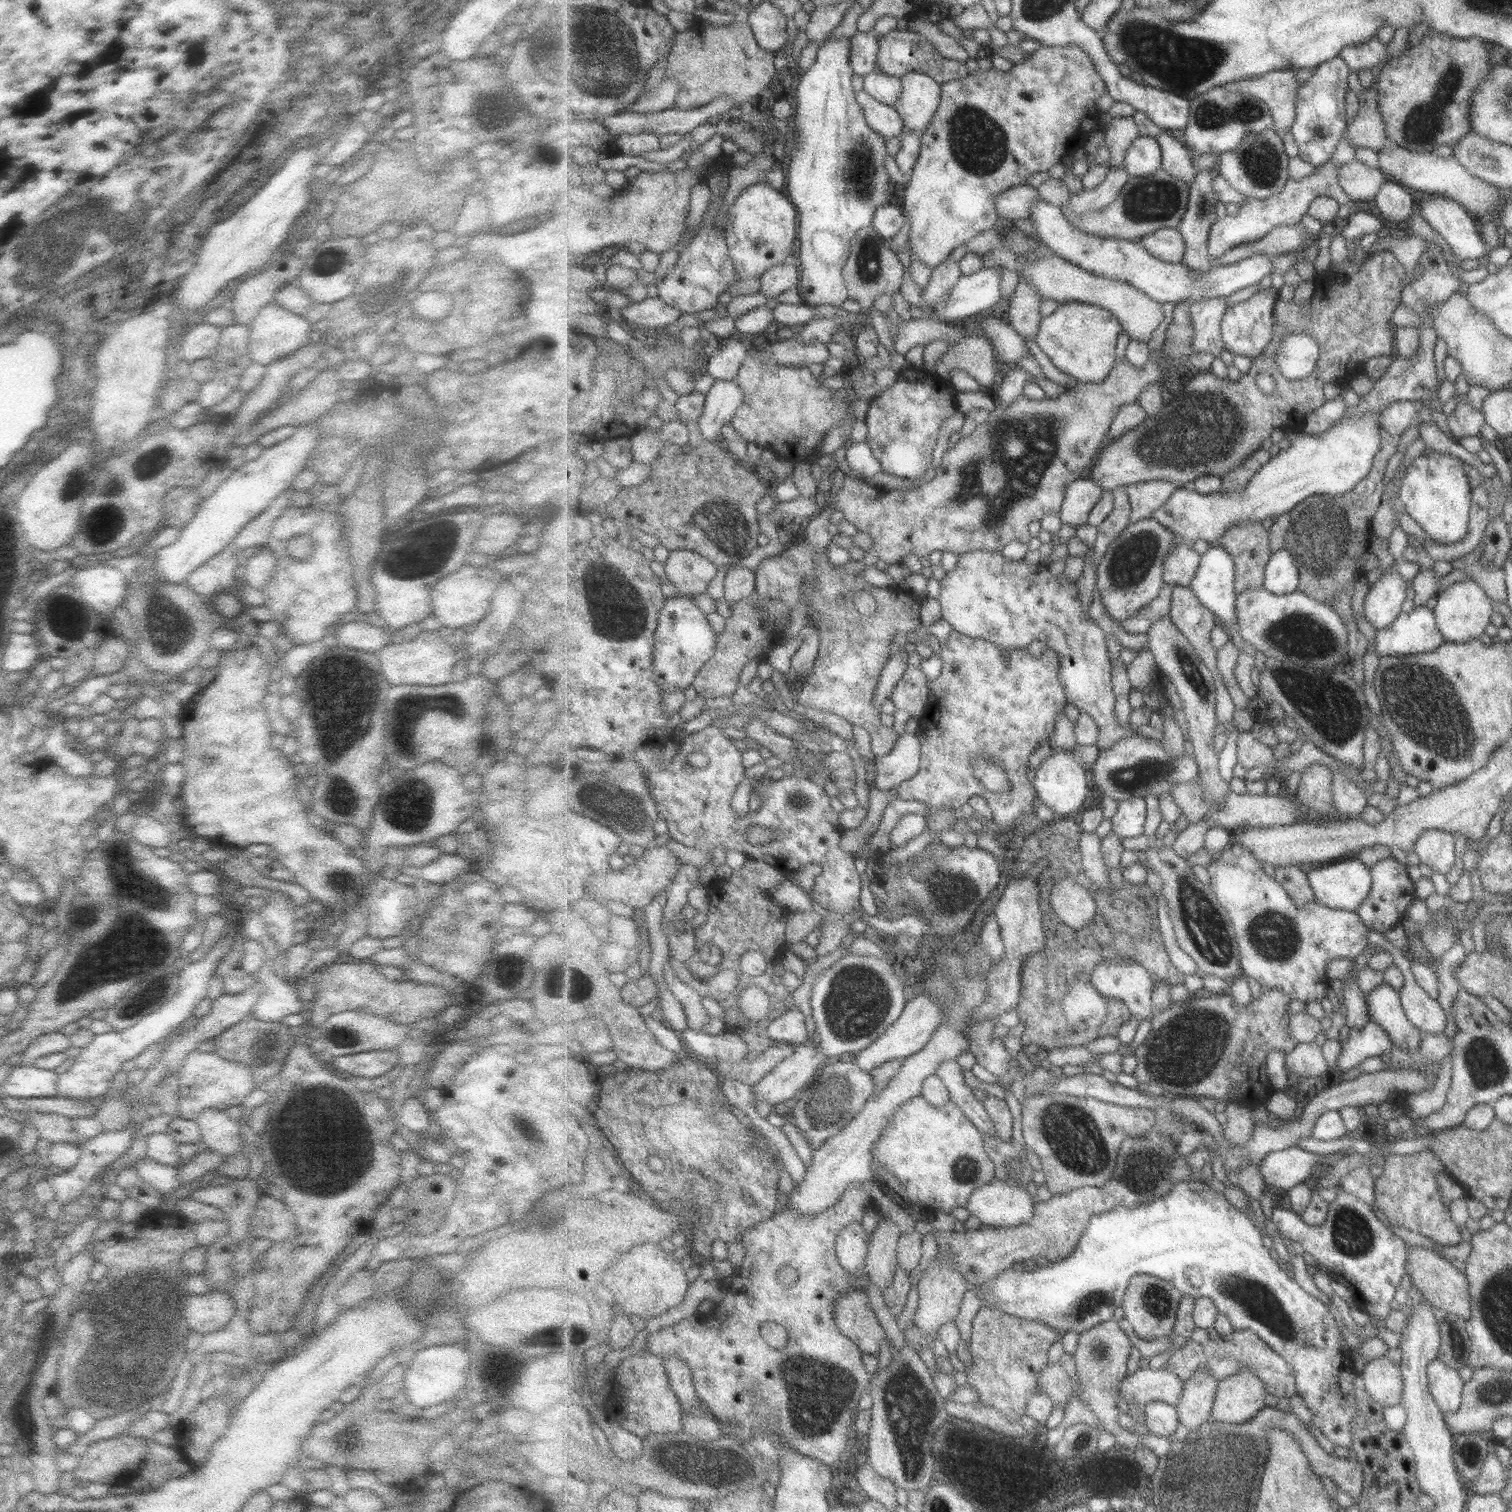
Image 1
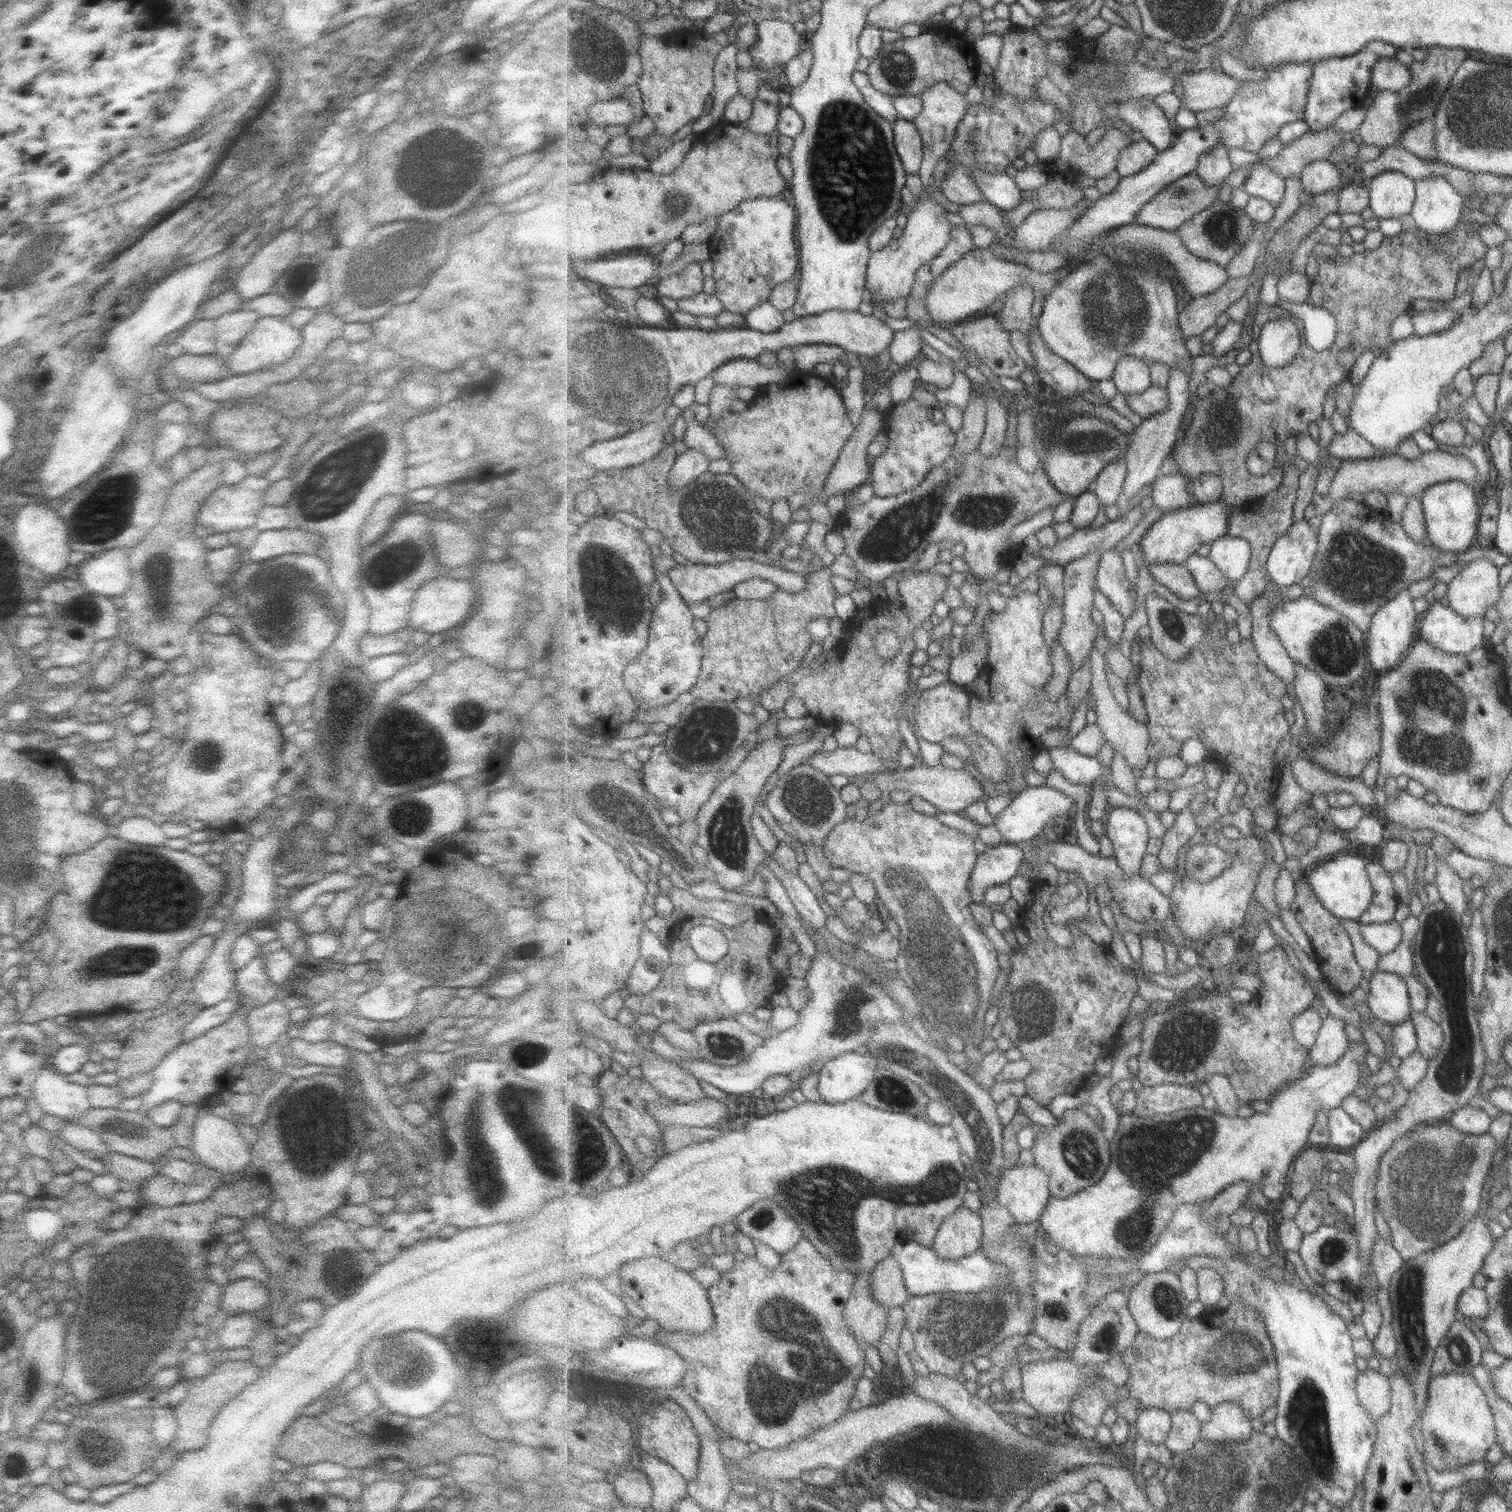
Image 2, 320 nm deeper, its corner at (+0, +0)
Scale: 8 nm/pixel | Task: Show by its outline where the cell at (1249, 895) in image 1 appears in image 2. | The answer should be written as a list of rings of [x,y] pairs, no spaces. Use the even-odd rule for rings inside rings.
[[[1395,921],[1377,924],[1360,924],[1365,940],[1382,956],[1395,952],[1403,942],[1404,932]]]

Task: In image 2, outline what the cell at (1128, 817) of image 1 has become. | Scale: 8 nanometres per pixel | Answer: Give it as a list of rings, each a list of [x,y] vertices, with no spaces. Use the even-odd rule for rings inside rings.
[[[1122,806],[1111,808],[1104,821],[1114,857],[1126,872],[1125,876],[1139,876],[1147,842],[1152,837],[1145,818],[1137,810]]]

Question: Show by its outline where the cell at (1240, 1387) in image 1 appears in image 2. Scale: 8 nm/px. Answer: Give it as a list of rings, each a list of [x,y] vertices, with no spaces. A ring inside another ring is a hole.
[[[1225,1402],[1212,1409],[1211,1418],[1202,1423],[1202,1432],[1202,1440],[1228,1445],[1247,1442],[1253,1434],[1253,1426],[1241,1404]]]

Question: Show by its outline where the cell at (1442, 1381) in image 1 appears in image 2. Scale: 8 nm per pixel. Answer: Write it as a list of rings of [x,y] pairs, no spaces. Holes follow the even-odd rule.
[[[1447,1372],[1435,1376],[1430,1380],[1429,1400],[1426,1404],[1426,1410],[1422,1414],[1420,1430],[1422,1433],[1423,1458],[1426,1464],[1432,1466],[1439,1472],[1448,1470],[1457,1470],[1463,1468],[1466,1464],[1471,1464],[1483,1460],[1485,1452],[1496,1442],[1497,1433],[1493,1432],[1492,1410],[1487,1396],[1471,1373]]]

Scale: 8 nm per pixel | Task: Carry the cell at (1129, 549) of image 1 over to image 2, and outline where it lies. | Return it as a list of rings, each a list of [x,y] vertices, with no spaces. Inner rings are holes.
[[[1223,500],[1179,509],[1172,513],[1163,513],[1155,523],[1150,525],[1139,541],[1147,568],[1149,569],[1153,563],[1185,564],[1190,556],[1195,555],[1197,548],[1215,542],[1228,534],[1231,515],[1232,505]]]

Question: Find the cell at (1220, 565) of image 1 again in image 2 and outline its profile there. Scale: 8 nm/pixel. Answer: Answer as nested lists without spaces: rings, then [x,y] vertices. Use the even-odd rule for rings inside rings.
[[[1225,535],[1211,543],[1208,558],[1228,578],[1229,586],[1234,587],[1248,571],[1252,557],[1252,546],[1241,537]]]

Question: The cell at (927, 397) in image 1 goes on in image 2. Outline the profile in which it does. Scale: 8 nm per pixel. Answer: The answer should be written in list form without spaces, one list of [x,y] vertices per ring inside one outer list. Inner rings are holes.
[[[912,399],[909,403],[892,406],[887,411],[885,433],[888,445],[872,463],[870,484],[876,496],[895,496],[912,488],[917,489],[931,471],[943,466],[953,457],[957,432],[953,432],[945,421],[931,421],[929,412],[932,409],[933,407],[923,406]]]

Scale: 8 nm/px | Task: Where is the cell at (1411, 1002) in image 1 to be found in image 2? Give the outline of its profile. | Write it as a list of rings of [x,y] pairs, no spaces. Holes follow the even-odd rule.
[[[1413,1011],[1411,1019],[1418,1033],[1418,1050],[1429,1061],[1433,1060],[1439,1054],[1445,1040],[1442,1026],[1423,1012]]]

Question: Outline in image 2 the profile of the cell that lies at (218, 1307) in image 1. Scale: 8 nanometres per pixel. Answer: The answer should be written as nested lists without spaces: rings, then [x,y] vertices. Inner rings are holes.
[[[253,1279],[229,1281],[227,1287],[222,1288],[218,1299],[218,1308],[221,1307],[227,1316],[239,1312],[260,1310],[270,1303],[270,1289],[263,1283]]]

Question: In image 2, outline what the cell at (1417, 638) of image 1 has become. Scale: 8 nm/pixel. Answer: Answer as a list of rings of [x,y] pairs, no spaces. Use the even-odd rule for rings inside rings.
[[[1439,601],[1429,606],[1419,624],[1419,640],[1425,640],[1435,648],[1450,654],[1469,655],[1483,640],[1481,616],[1469,618],[1459,616],[1454,609],[1443,606]]]

